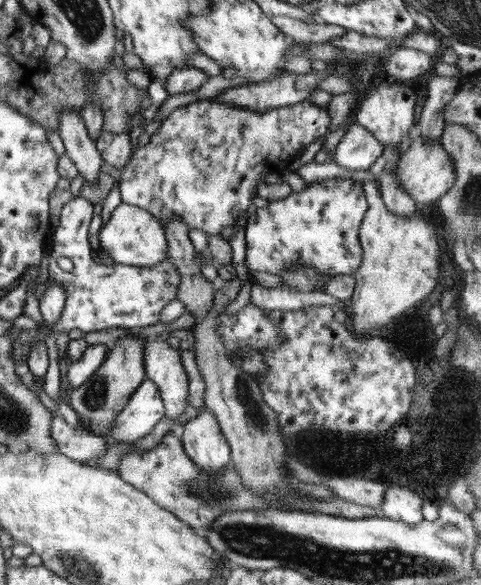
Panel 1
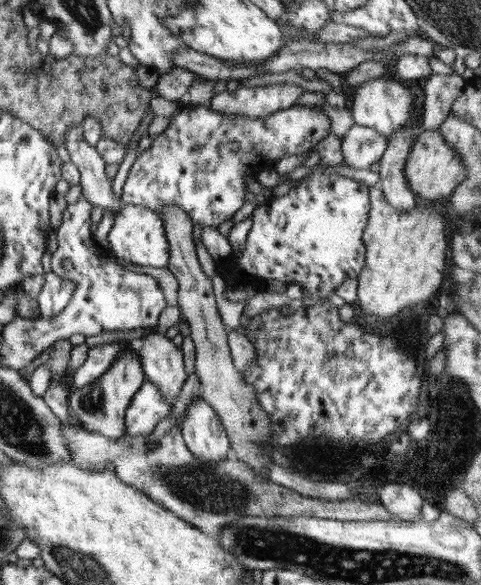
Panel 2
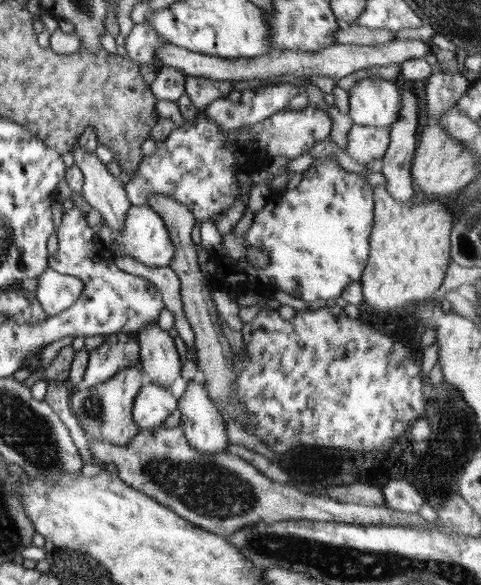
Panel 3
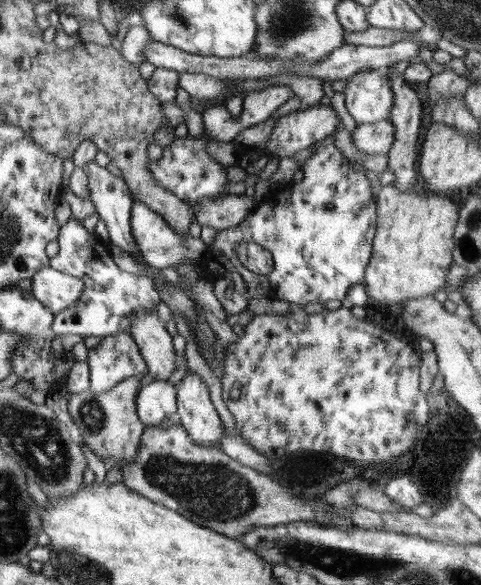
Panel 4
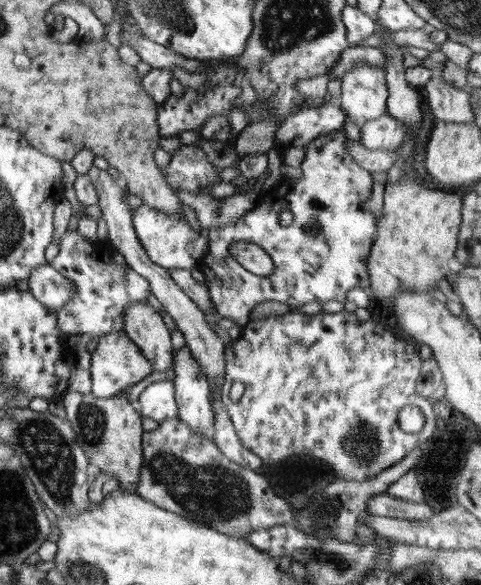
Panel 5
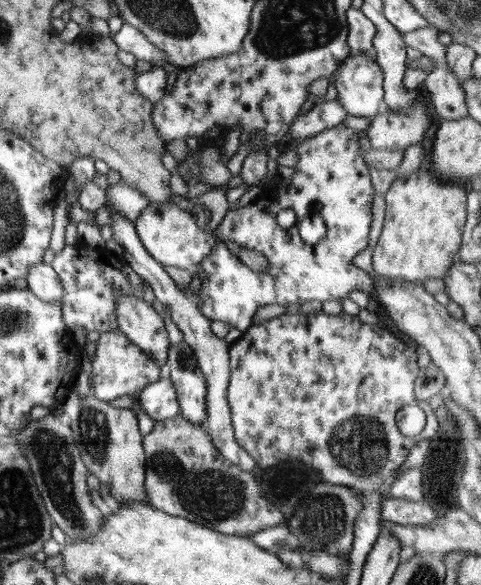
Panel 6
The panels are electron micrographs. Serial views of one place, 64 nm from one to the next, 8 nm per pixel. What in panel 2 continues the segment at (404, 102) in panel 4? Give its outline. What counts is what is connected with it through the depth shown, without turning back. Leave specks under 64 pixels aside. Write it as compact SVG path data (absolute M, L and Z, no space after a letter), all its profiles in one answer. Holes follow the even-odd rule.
M408 123L388 138L387 149L380 159L380 183L386 201L390 207L400 211L410 211L415 207L415 195L406 183L404 167L412 146L410 130L414 126Z

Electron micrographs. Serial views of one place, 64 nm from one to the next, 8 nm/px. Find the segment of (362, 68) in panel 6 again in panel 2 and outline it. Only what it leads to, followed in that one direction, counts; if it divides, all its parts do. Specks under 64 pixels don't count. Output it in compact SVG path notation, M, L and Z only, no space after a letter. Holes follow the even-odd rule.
M371 79L358 85L349 92L351 98L349 109L354 117L355 123L360 126L373 128L378 134L388 139L393 132L400 130L408 120L414 104L414 96L410 94L408 88L386 82L386 80Z

